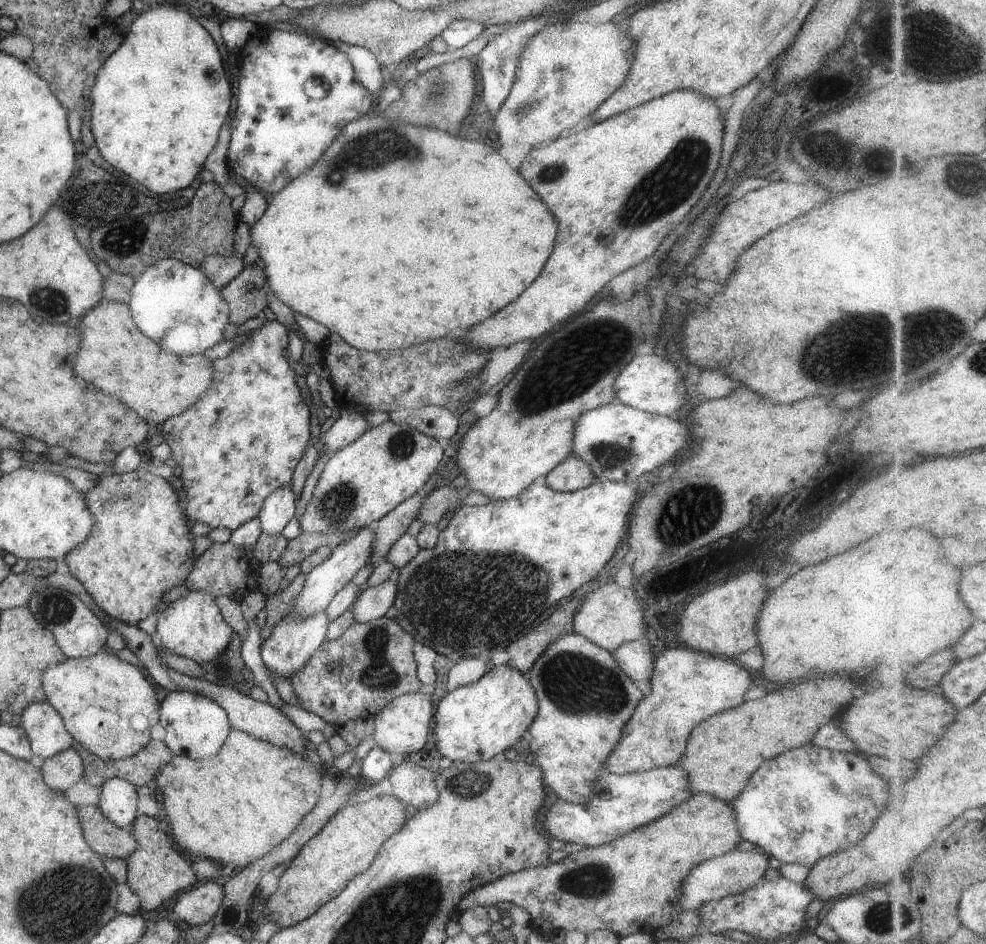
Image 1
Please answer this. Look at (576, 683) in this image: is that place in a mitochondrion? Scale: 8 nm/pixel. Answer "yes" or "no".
yes

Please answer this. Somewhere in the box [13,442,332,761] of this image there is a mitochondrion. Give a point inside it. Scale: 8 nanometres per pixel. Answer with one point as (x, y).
(56, 607)

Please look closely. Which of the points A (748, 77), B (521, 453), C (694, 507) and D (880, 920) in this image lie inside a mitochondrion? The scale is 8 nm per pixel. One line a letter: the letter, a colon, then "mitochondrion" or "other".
A: other
B: other
C: mitochondrion
D: mitochondrion

